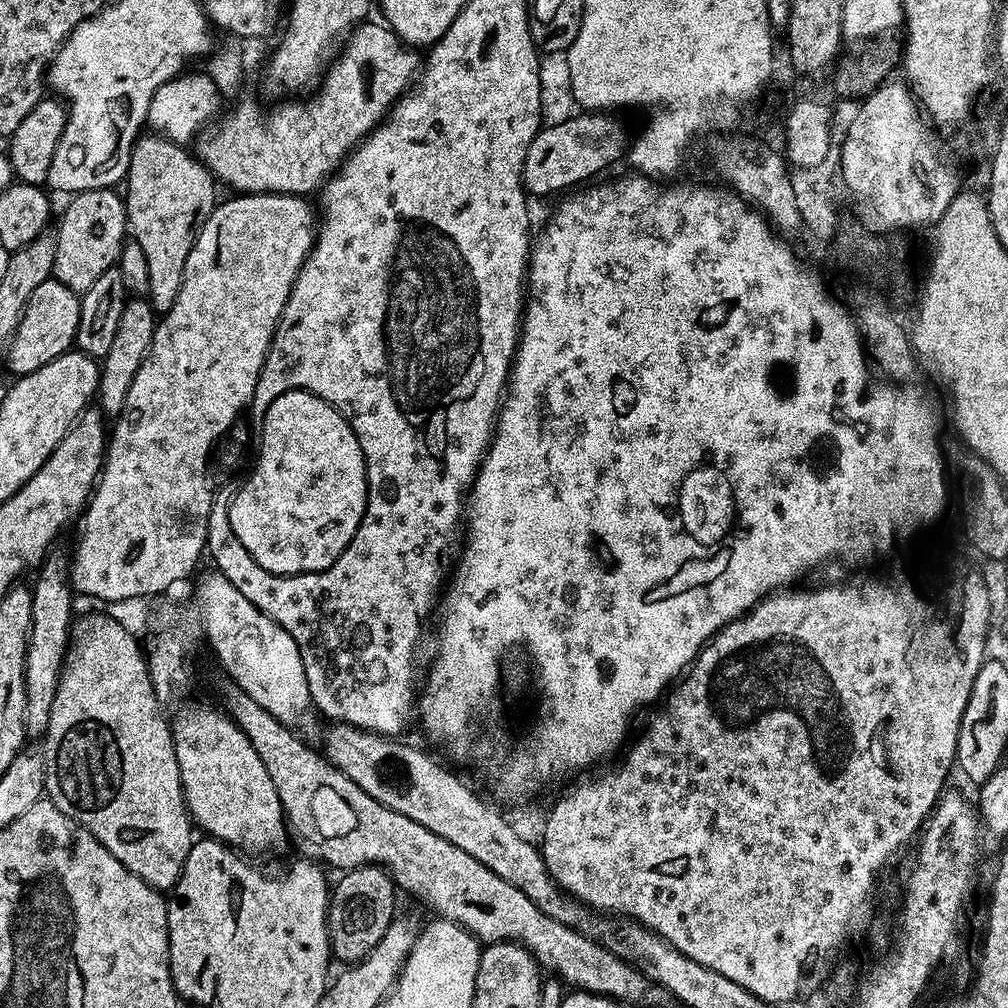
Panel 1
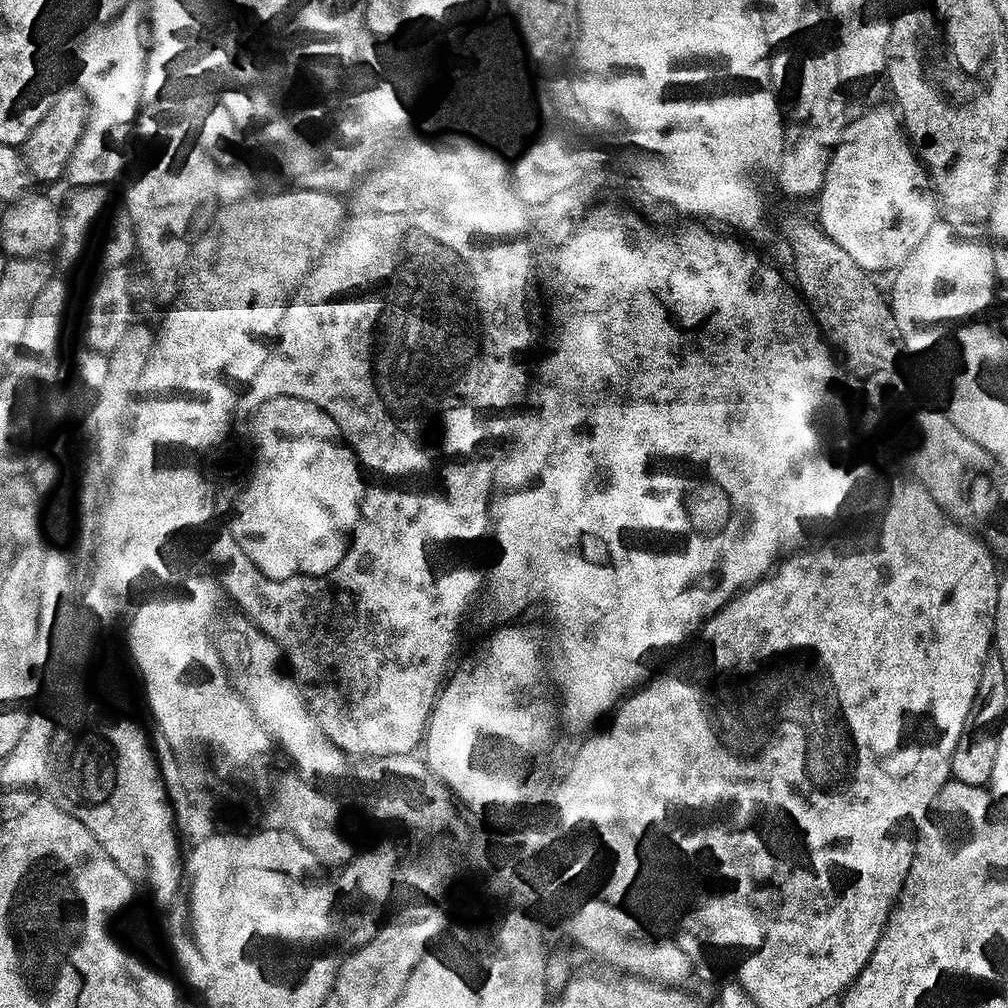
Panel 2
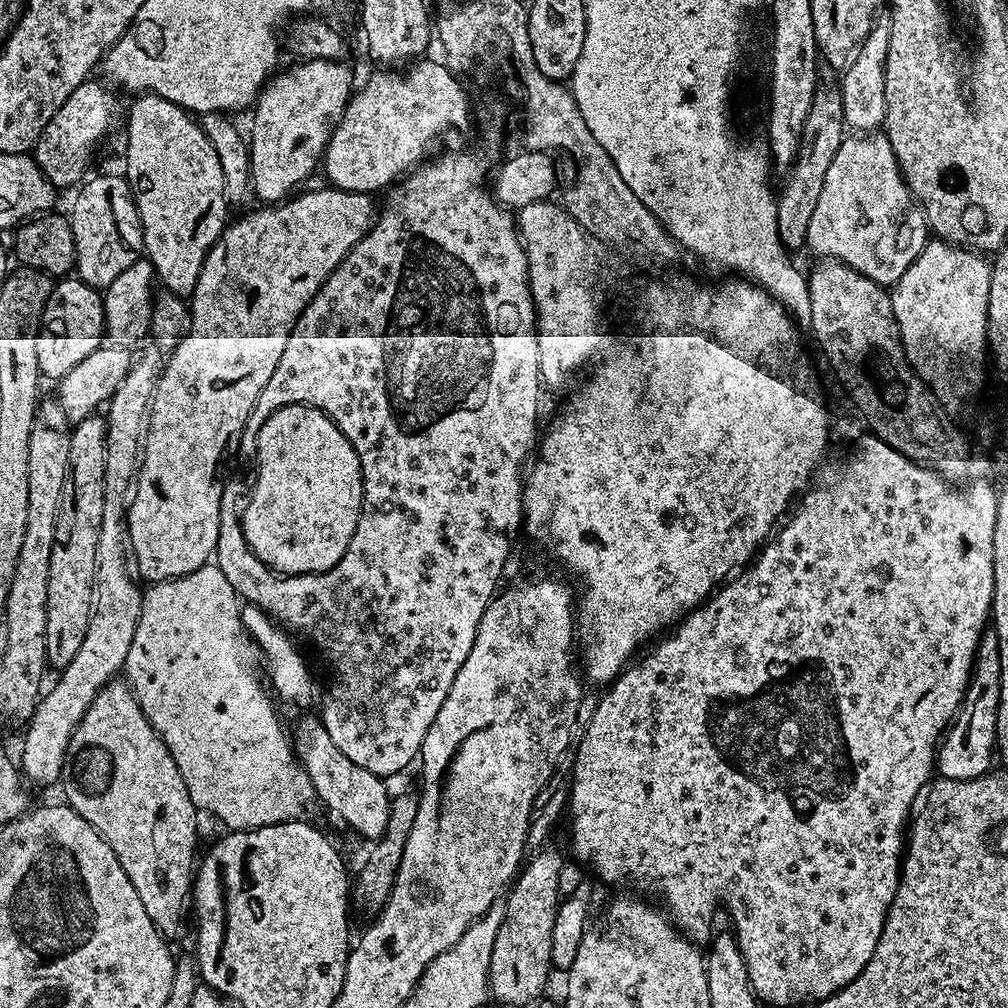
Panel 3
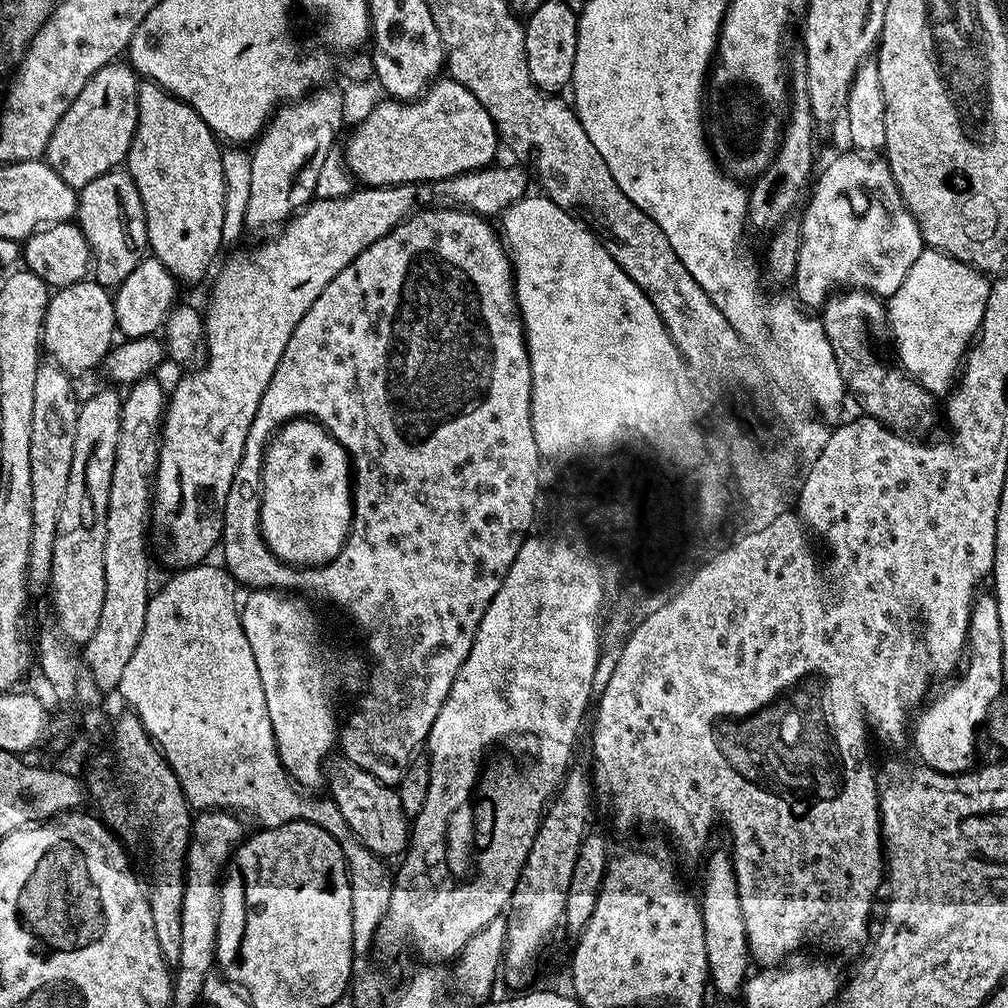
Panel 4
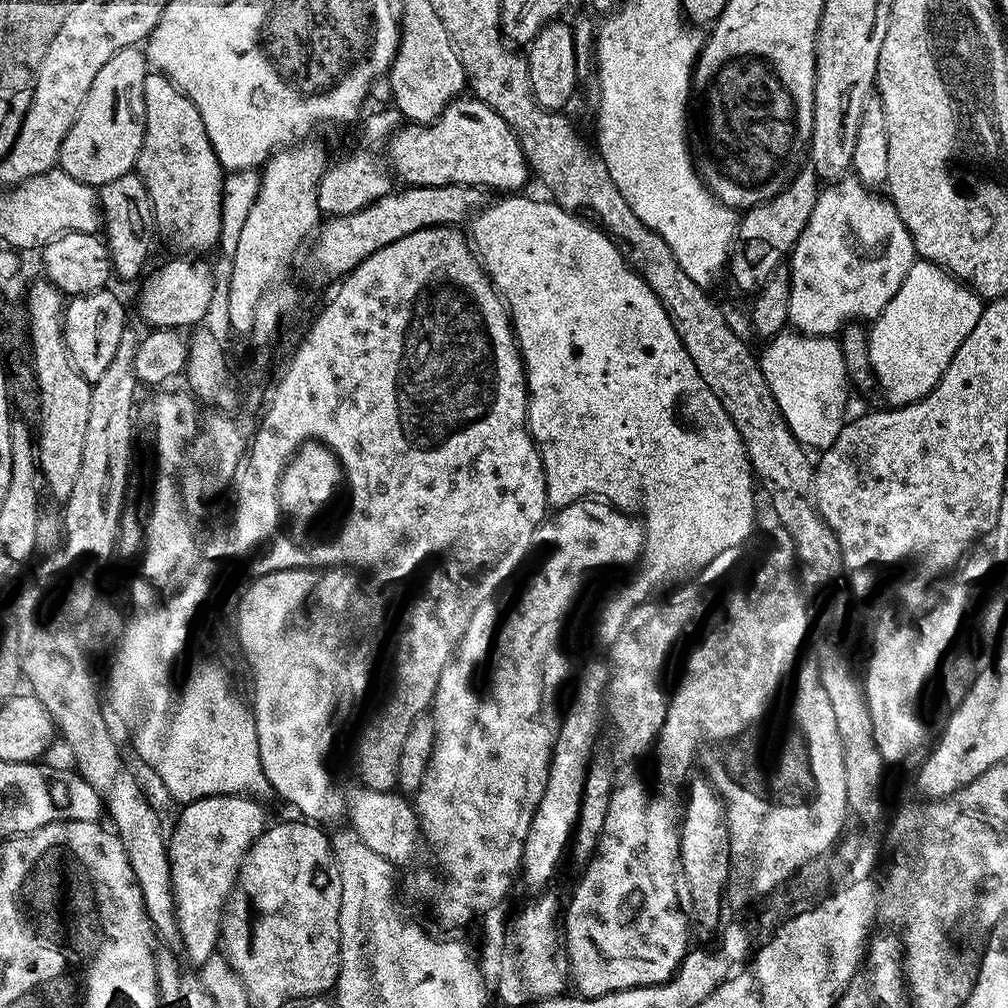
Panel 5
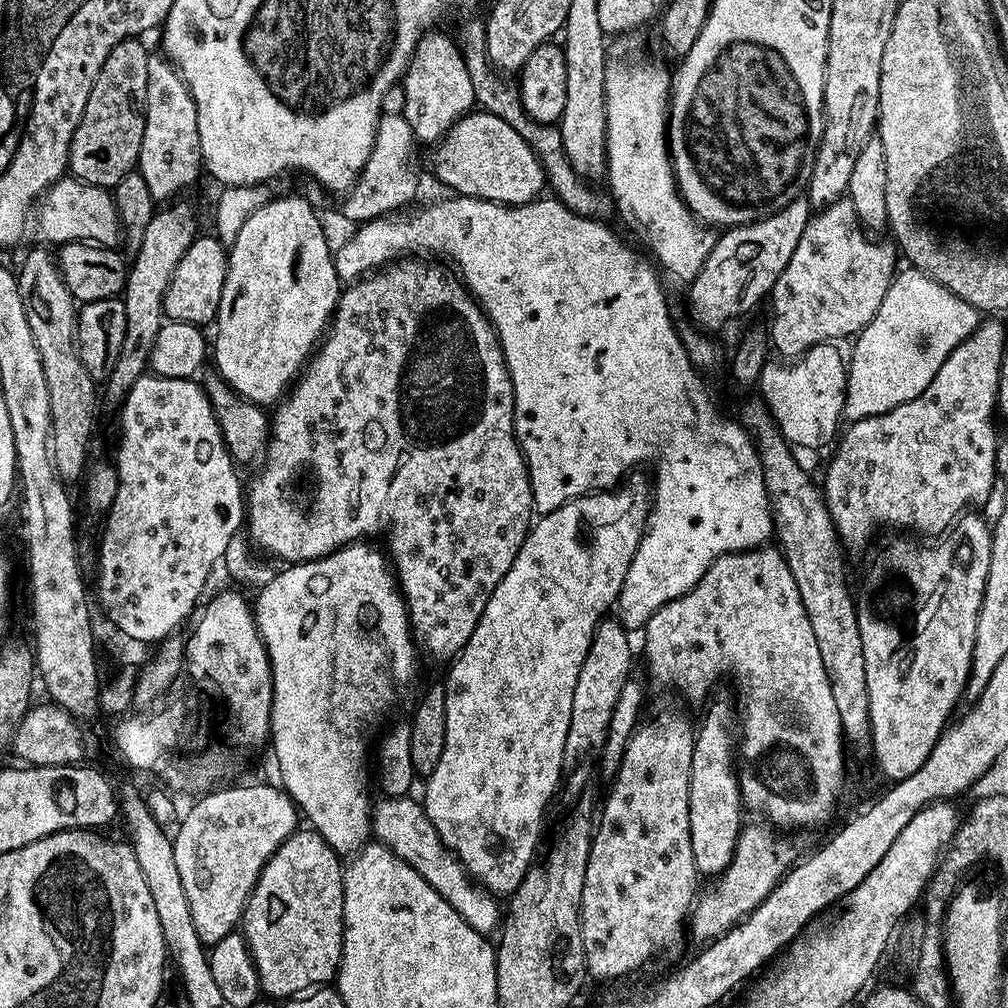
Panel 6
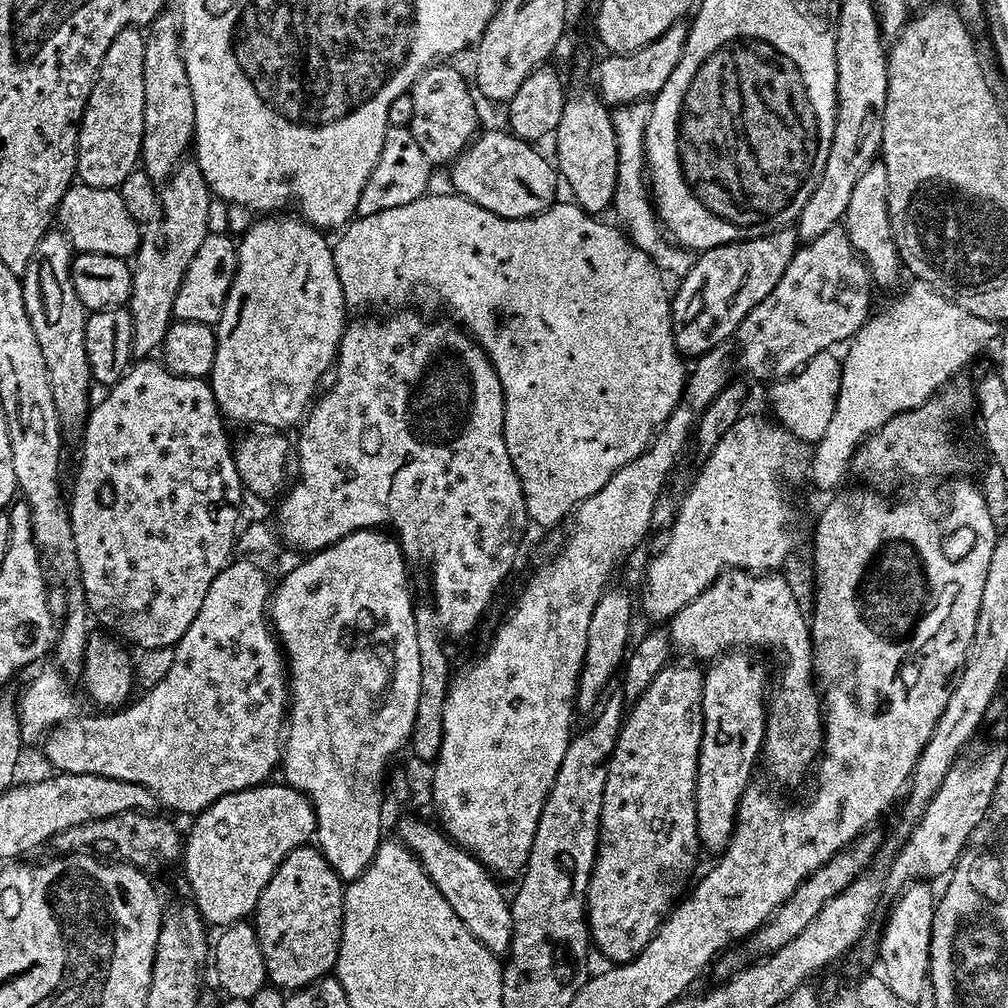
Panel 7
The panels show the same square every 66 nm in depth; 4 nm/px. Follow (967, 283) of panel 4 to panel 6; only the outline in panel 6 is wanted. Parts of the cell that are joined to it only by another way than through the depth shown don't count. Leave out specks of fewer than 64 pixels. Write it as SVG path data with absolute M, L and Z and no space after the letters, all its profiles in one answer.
M908 266L897 271L892 278L892 285L886 290L886 298L882 298L882 306L878 306L878 314L855 337L856 345L852 348L852 360L847 361L847 388L845 390L845 404L843 419L848 422L863 420L865 416L877 416L894 410L894 406L902 406L926 386L938 374L938 366L946 362L946 358L965 338L971 335L982 323L981 313L958 298L946 286L942 286L925 272Z

